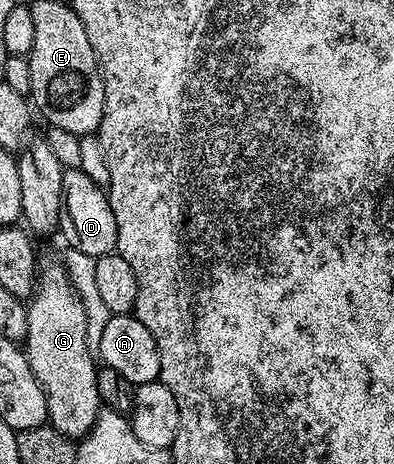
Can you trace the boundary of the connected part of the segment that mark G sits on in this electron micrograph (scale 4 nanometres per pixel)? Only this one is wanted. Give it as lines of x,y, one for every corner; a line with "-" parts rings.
52,262
45,270
43,267
39,271
36,293
32,295
27,307
28,319
26,320
26,336
22,343
23,352
28,357
30,368
46,396
47,425
62,432
62,436
73,440
83,440
87,438
94,420
100,415
102,409
96,379
98,362
94,357
94,351
86,344
86,308
76,295
71,277
63,265
59,266
58,263

